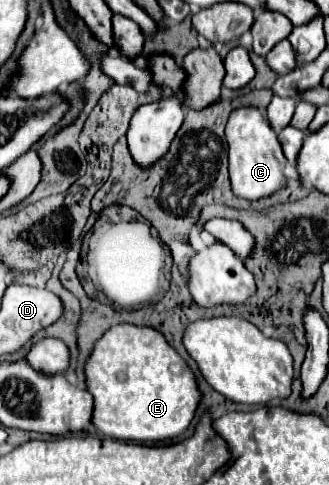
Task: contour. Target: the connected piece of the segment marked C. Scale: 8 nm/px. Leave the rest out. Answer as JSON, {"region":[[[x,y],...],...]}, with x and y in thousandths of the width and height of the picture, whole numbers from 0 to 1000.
{"region":[[[729,221],[699,233],[687,254],[687,295],[699,328],[699,373],[705,394],[754,414],[815,406],[863,386],[863,315],[839,287],[839,270],[821,262],[802,225],[784,221]]]}

